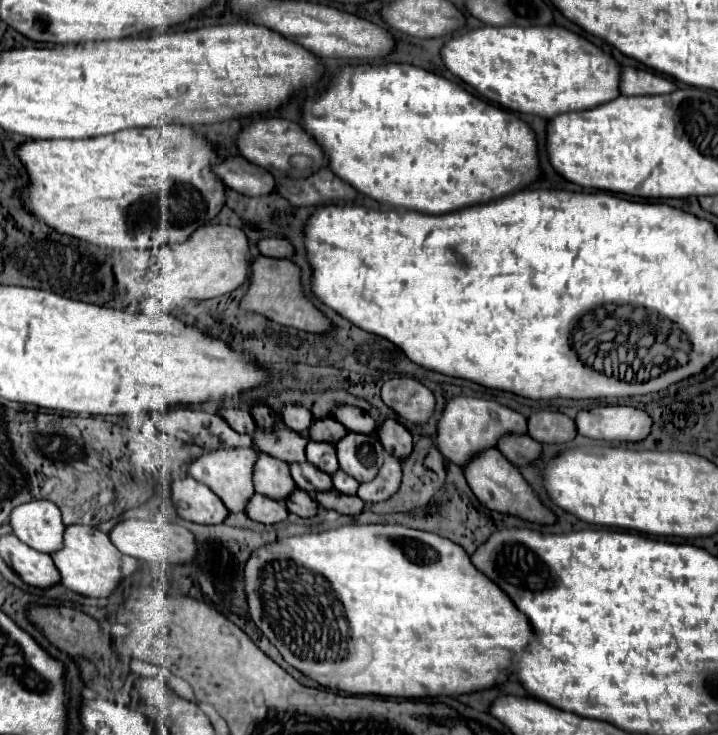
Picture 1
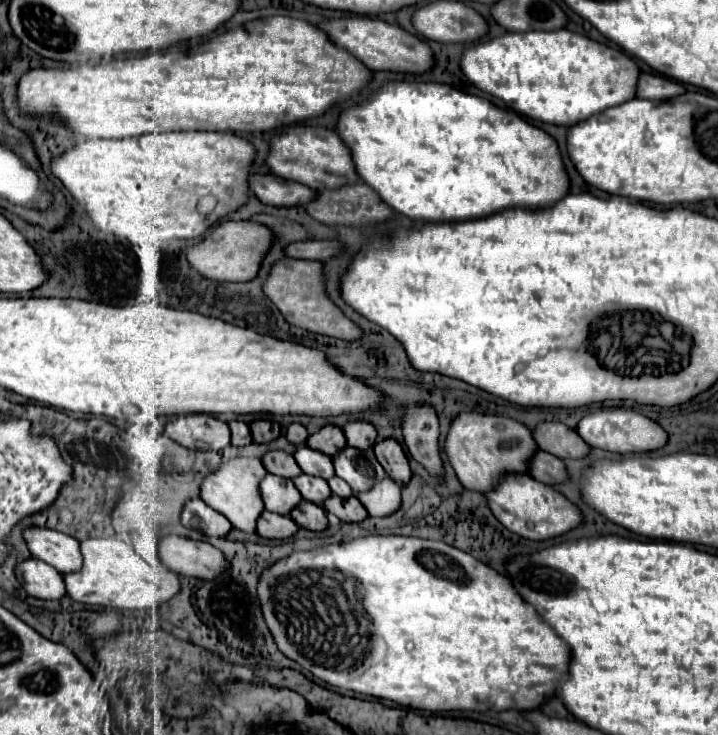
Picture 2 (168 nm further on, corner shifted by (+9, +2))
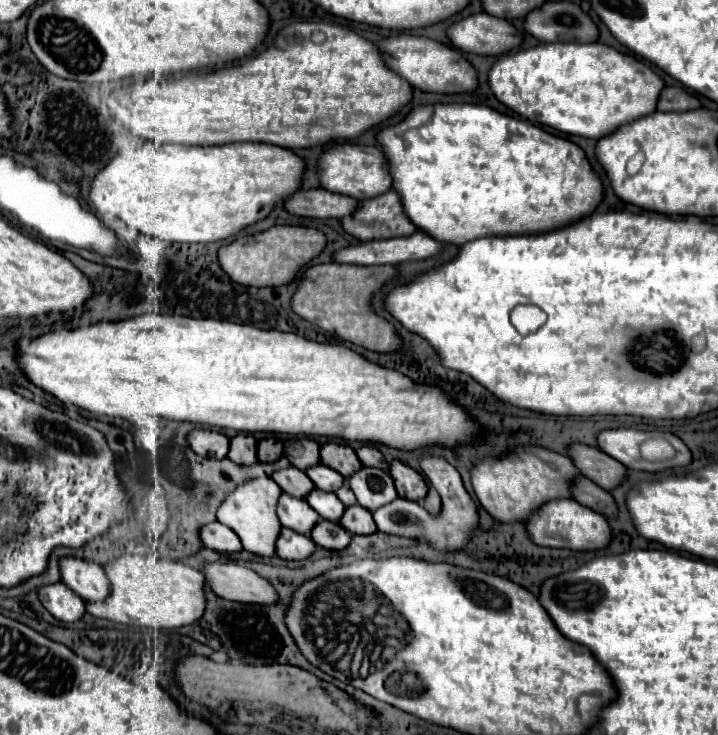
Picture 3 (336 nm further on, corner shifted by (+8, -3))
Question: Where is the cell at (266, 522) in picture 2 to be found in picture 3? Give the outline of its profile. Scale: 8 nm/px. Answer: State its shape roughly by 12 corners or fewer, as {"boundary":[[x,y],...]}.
{"boundary":[[282,528],[276,554],[292,562],[314,554],[310,536]]}

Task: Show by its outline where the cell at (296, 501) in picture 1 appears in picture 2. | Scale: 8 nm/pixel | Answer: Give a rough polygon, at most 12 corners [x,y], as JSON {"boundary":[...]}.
{"boundary":[[301,501],[289,517],[305,529],[327,527],[325,509]]}

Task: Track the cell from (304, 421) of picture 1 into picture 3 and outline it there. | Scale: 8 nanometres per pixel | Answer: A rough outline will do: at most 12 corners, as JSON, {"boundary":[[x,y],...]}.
{"boundary":[[290,438],[284,456],[292,466],[320,464],[320,444],[312,438]]}

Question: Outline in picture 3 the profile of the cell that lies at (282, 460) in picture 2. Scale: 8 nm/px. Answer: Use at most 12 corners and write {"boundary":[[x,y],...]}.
{"boundary":[[294,466],[274,472],[272,480],[294,498],[316,486]]}

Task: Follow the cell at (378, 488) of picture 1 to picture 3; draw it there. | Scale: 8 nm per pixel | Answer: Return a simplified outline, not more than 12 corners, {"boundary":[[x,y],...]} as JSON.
{"boundary":[[424,456],[442,496],[440,514],[396,498],[372,514],[384,534],[460,552],[478,530],[478,508],[458,470]]}

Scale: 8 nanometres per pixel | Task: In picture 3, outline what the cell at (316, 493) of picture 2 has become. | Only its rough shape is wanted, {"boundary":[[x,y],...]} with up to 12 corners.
{"boundary":[[312,490],[306,502],[324,518],[338,522],[344,504],[332,492]]}

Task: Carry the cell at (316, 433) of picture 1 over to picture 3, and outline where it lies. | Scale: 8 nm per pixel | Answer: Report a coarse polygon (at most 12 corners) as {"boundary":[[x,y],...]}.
{"boundary":[[324,444],[324,466],[344,478],[362,468],[356,452],[344,444]]}

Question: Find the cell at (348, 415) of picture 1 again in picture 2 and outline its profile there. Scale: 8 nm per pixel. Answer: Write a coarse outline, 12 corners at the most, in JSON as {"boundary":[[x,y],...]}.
{"boundary":[[347,421],[347,445],[373,447],[377,431],[369,421]]}

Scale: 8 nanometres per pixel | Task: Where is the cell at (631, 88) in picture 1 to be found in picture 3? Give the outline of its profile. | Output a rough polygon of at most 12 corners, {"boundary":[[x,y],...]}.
{"boundary":[[666,88],[660,112],[686,112],[702,102],[684,88]]}

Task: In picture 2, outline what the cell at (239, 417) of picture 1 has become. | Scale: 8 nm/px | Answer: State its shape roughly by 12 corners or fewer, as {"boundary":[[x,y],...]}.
{"boundary":[[229,421],[231,445],[251,443],[247,423]]}

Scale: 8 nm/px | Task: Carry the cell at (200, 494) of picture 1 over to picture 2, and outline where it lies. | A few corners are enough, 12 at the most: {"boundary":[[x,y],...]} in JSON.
{"boundary":[[201,497],[187,499],[181,523],[223,537],[231,523]]}

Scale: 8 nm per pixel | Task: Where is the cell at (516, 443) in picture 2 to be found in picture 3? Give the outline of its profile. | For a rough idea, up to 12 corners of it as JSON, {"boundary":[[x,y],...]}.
{"boundary":[[520,448],[474,466],[476,498],[502,524],[526,524],[572,498],[568,456]]}

